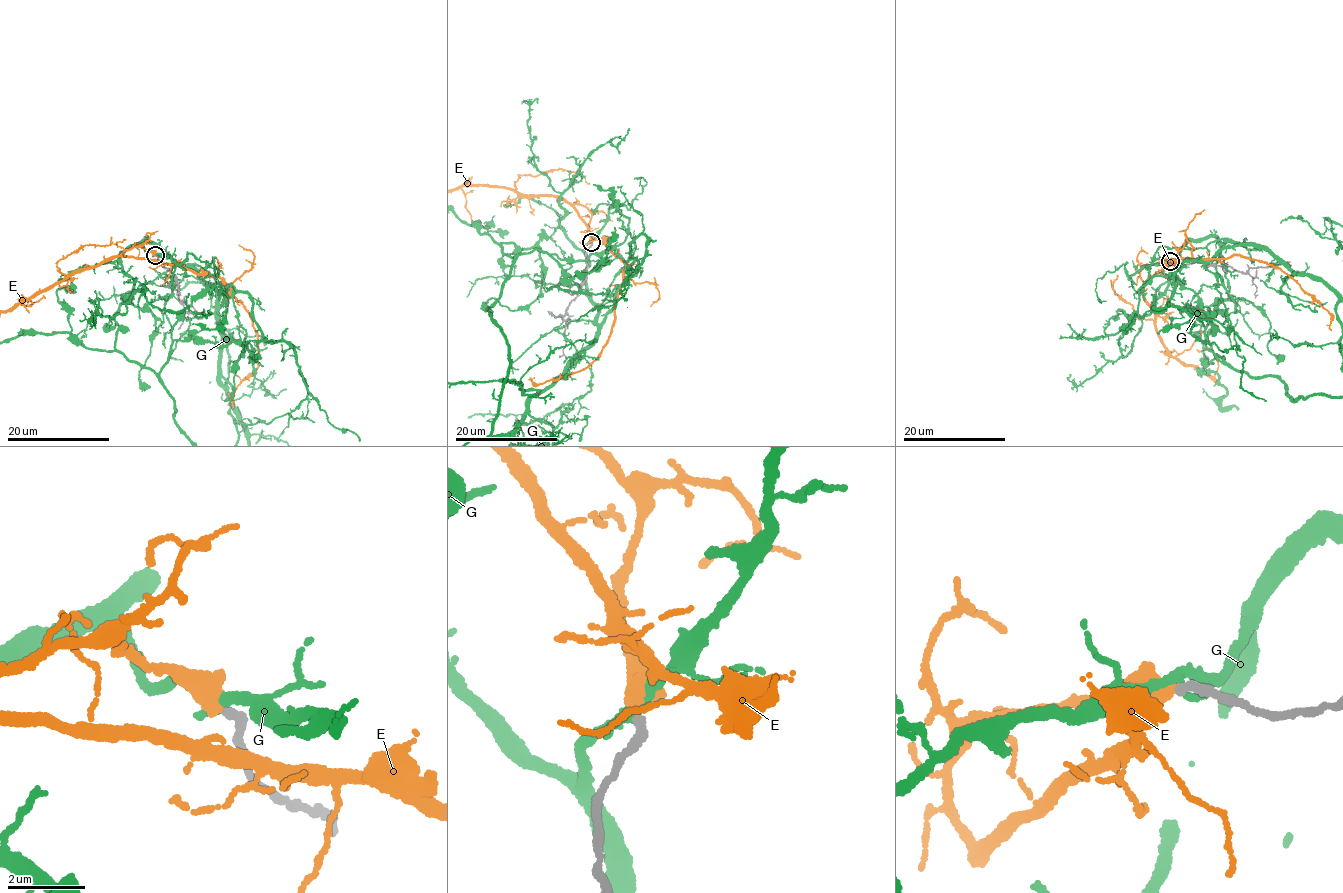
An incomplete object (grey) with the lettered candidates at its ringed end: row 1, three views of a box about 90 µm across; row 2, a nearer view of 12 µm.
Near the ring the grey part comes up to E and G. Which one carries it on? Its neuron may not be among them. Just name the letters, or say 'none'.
E

